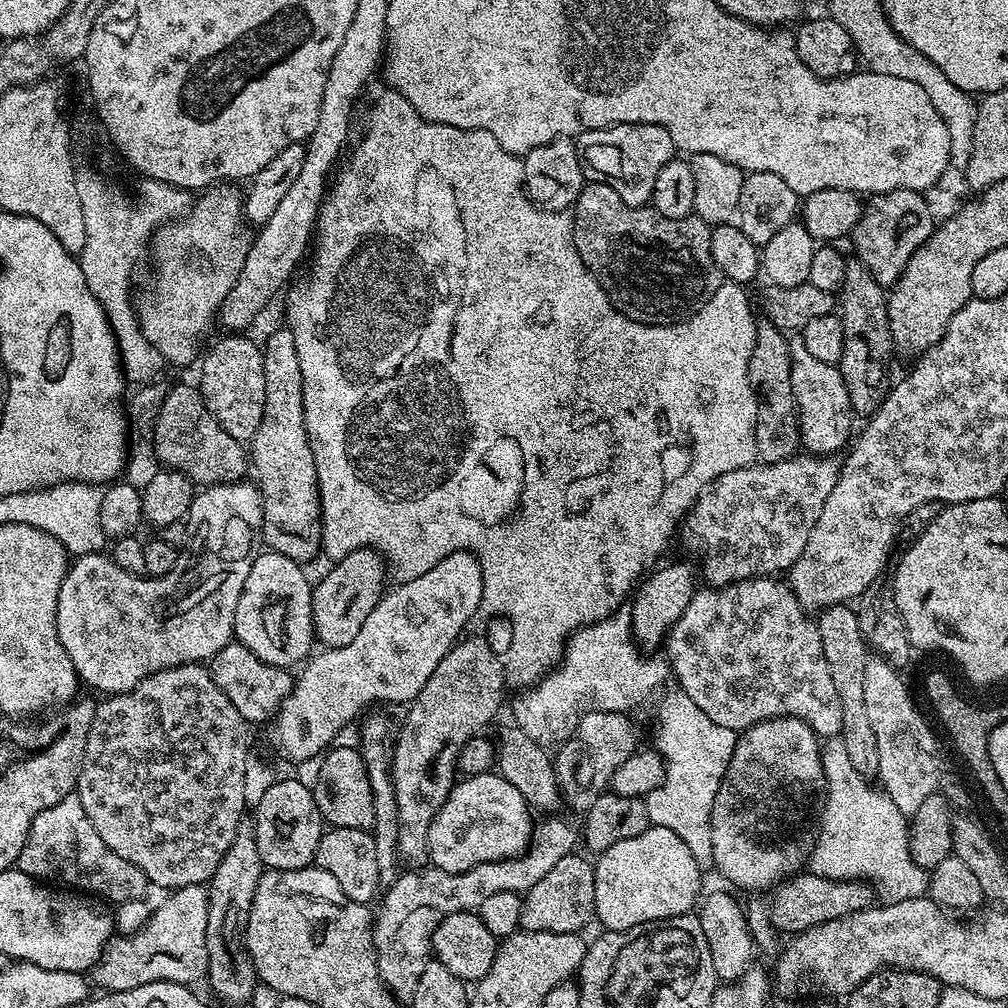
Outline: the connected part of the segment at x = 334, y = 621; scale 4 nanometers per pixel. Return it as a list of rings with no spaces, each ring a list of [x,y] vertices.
[[[359,548],[350,554],[346,554],[346,558],[342,558],[331,565],[332,569],[321,578],[315,581],[312,589],[312,626],[314,636],[317,641],[320,640],[325,649],[341,648],[347,646],[358,634],[358,630],[362,630],[362,626],[369,616],[370,610],[374,610],[374,606],[378,606],[381,596],[386,591],[384,585],[384,572],[386,576],[386,565],[377,553],[371,548]]]

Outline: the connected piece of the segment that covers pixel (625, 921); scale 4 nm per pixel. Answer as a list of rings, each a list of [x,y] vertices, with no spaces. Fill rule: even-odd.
[[[650,826],[645,832],[638,834],[638,838],[626,838],[626,842],[617,842],[610,846],[610,850],[595,857],[594,867],[595,919],[601,920],[603,927],[609,932],[625,932],[631,928],[655,924],[657,920],[668,920],[671,916],[691,913],[702,896],[702,873],[694,854],[690,854],[690,846],[686,846],[686,842],[682,842],[682,838],[674,834],[674,830],[666,830],[666,826]]]

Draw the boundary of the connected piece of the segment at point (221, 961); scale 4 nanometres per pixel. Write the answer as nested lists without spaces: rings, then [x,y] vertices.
[[[251,831],[236,833],[230,850],[222,854],[218,870],[208,881],[208,921],[206,922],[206,950],[208,951],[208,975],[206,984],[224,1004],[244,1004],[251,1001],[258,983],[254,962],[244,946],[244,931],[250,918],[250,906],[258,890],[258,882],[266,871],[258,854],[258,842]]]

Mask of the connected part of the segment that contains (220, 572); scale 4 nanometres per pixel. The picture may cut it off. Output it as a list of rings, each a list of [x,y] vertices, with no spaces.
[[[237,482],[234,484],[213,484],[197,491],[192,497],[192,505],[188,508],[186,517],[190,525],[190,535],[186,545],[188,561],[183,561],[182,566],[170,570],[165,576],[145,578],[143,575],[127,572],[111,555],[104,552],[95,552],[85,556],[77,556],[71,561],[66,578],[62,582],[62,590],[58,590],[58,610],[56,611],[56,625],[58,626],[58,639],[66,654],[70,656],[77,671],[79,679],[97,688],[103,694],[119,694],[134,690],[146,678],[158,674],[167,668],[182,666],[183,664],[199,664],[211,661],[227,644],[233,643],[234,637],[234,610],[238,610],[238,598],[242,594],[242,586],[246,586],[246,574],[250,574],[250,566],[254,566],[254,558],[258,555],[258,549],[262,544],[262,529],[264,527],[264,500],[260,496],[260,490],[252,482]]]

